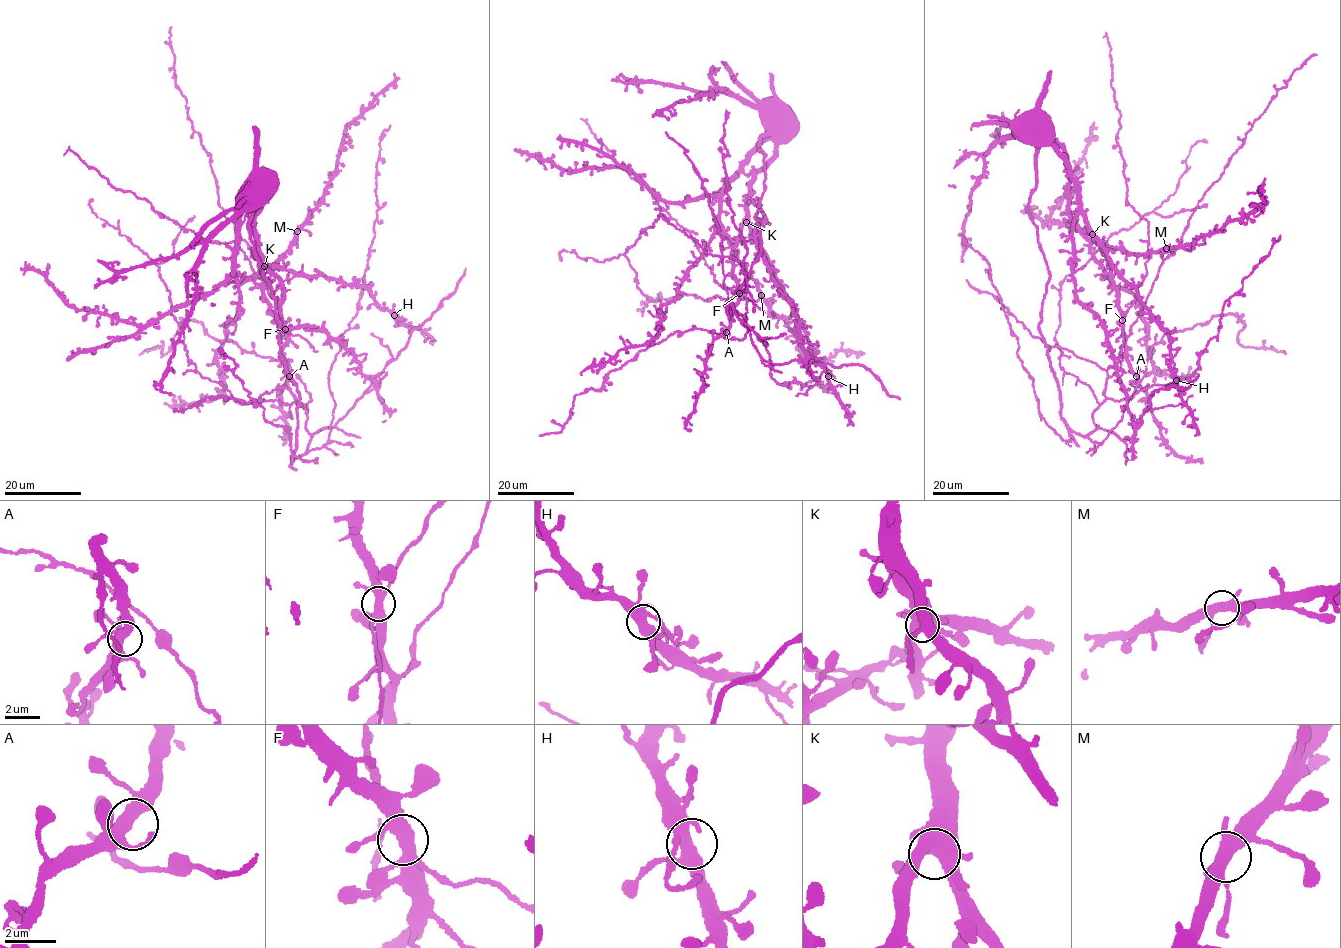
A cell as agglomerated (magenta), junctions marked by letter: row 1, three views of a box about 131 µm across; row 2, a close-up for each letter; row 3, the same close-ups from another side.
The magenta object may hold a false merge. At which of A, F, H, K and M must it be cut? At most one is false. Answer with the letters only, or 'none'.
F

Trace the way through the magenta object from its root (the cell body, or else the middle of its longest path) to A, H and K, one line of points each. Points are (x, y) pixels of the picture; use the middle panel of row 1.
A: (774, 115), (773, 156), (751, 182), (730, 258), (739, 293), (728, 311), (726, 332)
H: (774, 115), (773, 156), (751, 182), (746, 216), (828, 376)
K: (774, 115), (773, 156), (751, 182), (744, 202), (746, 222)

